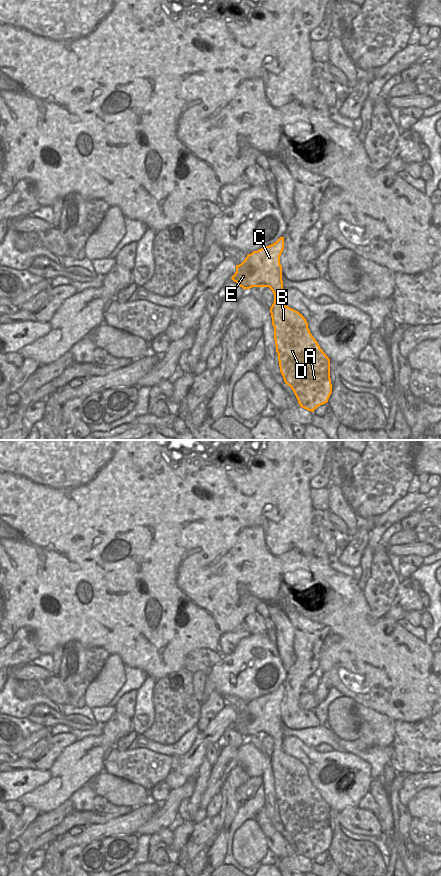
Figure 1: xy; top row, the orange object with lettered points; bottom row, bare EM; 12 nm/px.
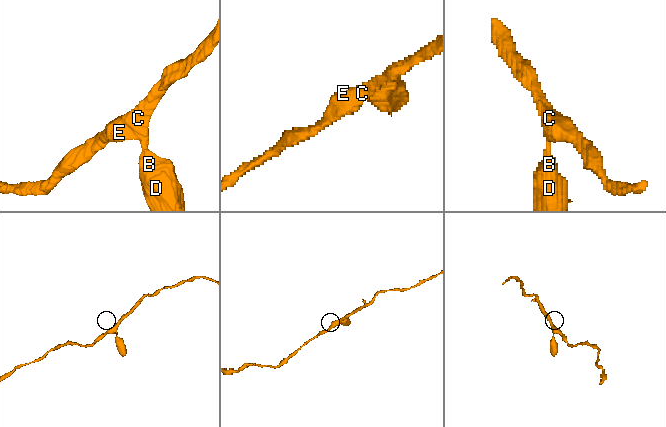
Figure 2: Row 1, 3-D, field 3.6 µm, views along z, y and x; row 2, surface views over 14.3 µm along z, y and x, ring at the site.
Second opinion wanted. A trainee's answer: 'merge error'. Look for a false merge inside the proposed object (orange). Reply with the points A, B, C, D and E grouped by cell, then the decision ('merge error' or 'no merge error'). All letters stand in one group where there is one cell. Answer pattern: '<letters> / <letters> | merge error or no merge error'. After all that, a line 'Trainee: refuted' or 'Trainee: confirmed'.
A B C D E | no merge error
Trainee: refuted

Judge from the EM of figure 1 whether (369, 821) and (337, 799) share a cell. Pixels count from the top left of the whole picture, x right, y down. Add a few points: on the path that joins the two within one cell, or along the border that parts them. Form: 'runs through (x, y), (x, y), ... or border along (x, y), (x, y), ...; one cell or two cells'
border along (357, 806), (347, 806), (339, 812); two cells

